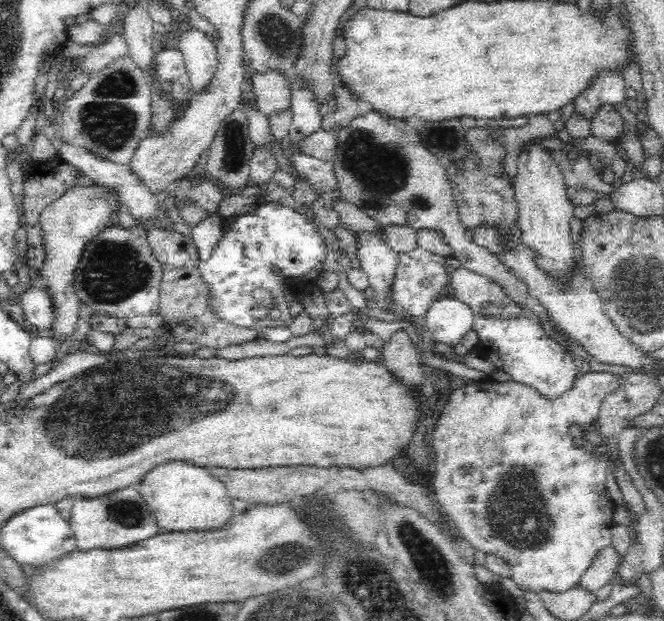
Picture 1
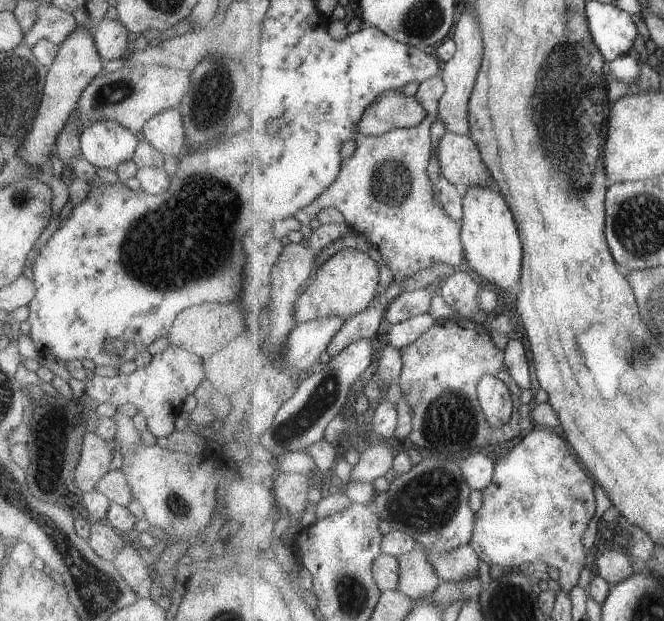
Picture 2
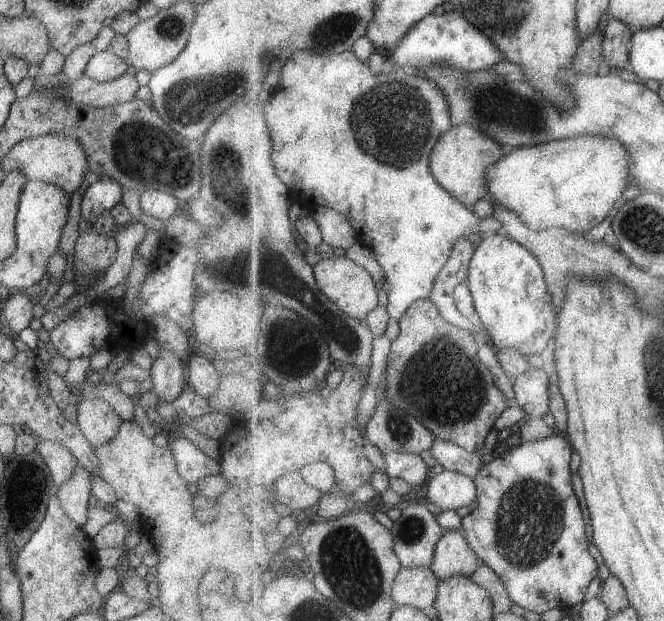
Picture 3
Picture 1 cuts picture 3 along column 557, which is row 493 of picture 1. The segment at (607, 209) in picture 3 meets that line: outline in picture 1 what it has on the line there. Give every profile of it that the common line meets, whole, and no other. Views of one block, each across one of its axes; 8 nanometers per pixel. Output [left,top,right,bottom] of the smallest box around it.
[137,461,234,533]

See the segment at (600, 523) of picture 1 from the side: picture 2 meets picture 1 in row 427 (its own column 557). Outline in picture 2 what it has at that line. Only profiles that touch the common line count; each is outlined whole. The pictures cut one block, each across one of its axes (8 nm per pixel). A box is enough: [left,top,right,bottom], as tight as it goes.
[470,428,595,593]

